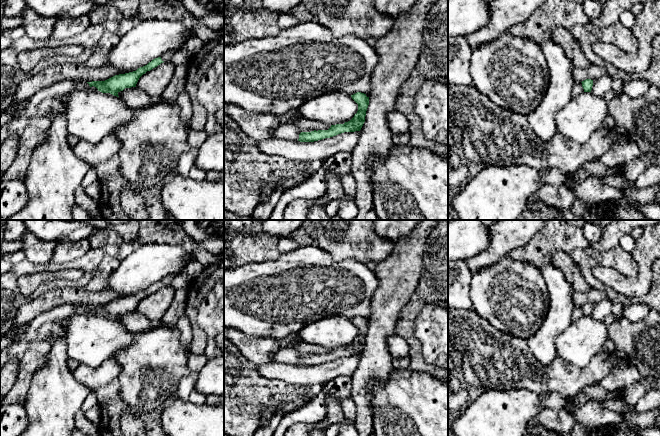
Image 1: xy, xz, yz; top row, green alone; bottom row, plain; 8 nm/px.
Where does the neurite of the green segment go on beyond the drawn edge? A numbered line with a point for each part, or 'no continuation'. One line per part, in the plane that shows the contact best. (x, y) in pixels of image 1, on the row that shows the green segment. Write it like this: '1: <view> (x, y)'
1: xy (166, 57)
2: xz (290, 131)

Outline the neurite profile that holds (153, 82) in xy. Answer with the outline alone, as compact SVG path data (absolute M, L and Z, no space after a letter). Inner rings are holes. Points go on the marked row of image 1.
M170 61L161 63L143 74L139 78L136 87L148 94L154 100L159 99L171 81L175 72L175 67L176 66Z

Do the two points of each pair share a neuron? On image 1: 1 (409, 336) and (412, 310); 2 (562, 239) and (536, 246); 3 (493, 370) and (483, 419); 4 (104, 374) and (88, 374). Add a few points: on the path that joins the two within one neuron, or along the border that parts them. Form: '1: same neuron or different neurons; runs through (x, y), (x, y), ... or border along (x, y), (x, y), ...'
1: same neuron; runs through (409, 330), (409, 316)
2: same neuron; runs through (556, 239), (549, 239), (542, 245)
3: different neurons; border along (513, 389), (485, 390)
4: same neuron; runs through (100, 374), (92, 374)

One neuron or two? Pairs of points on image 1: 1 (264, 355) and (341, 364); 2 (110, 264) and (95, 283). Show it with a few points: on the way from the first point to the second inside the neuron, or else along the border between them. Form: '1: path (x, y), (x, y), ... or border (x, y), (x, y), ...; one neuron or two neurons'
1: border (273, 361), (256, 366); two neurons
2: path (105, 269), (100, 278); one neuron

